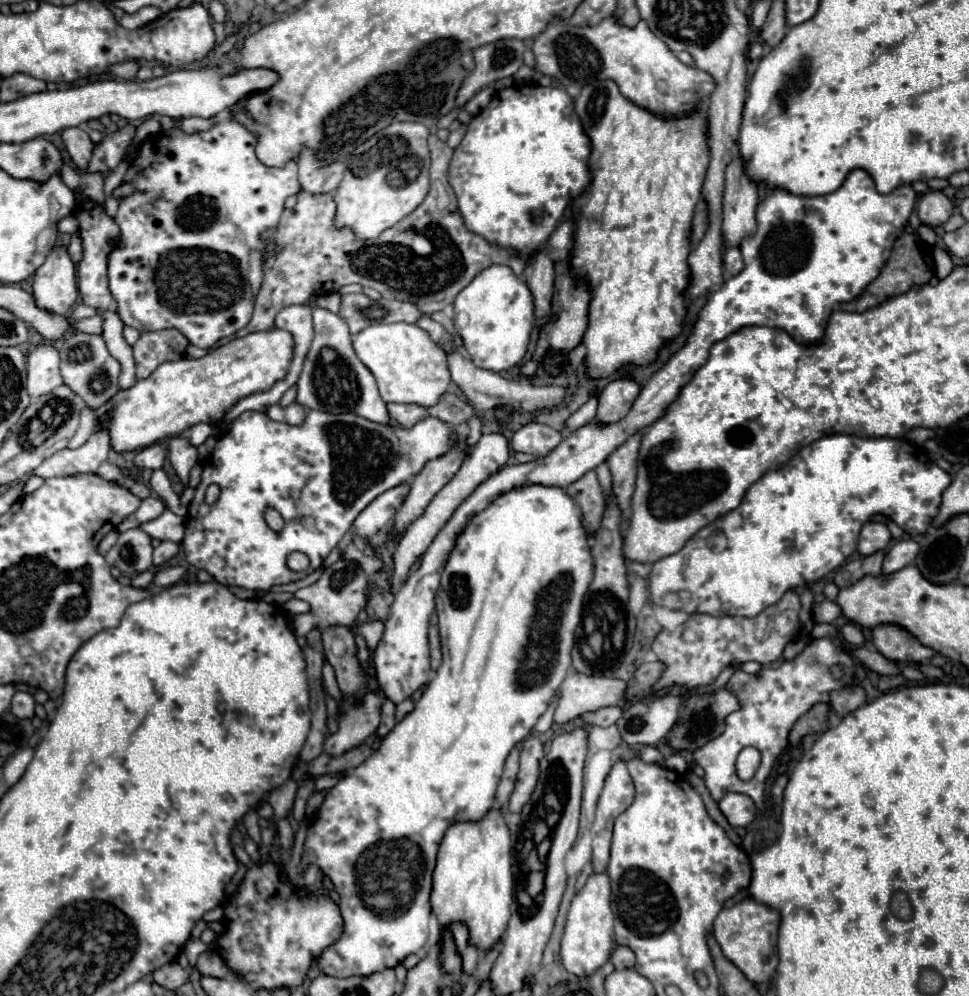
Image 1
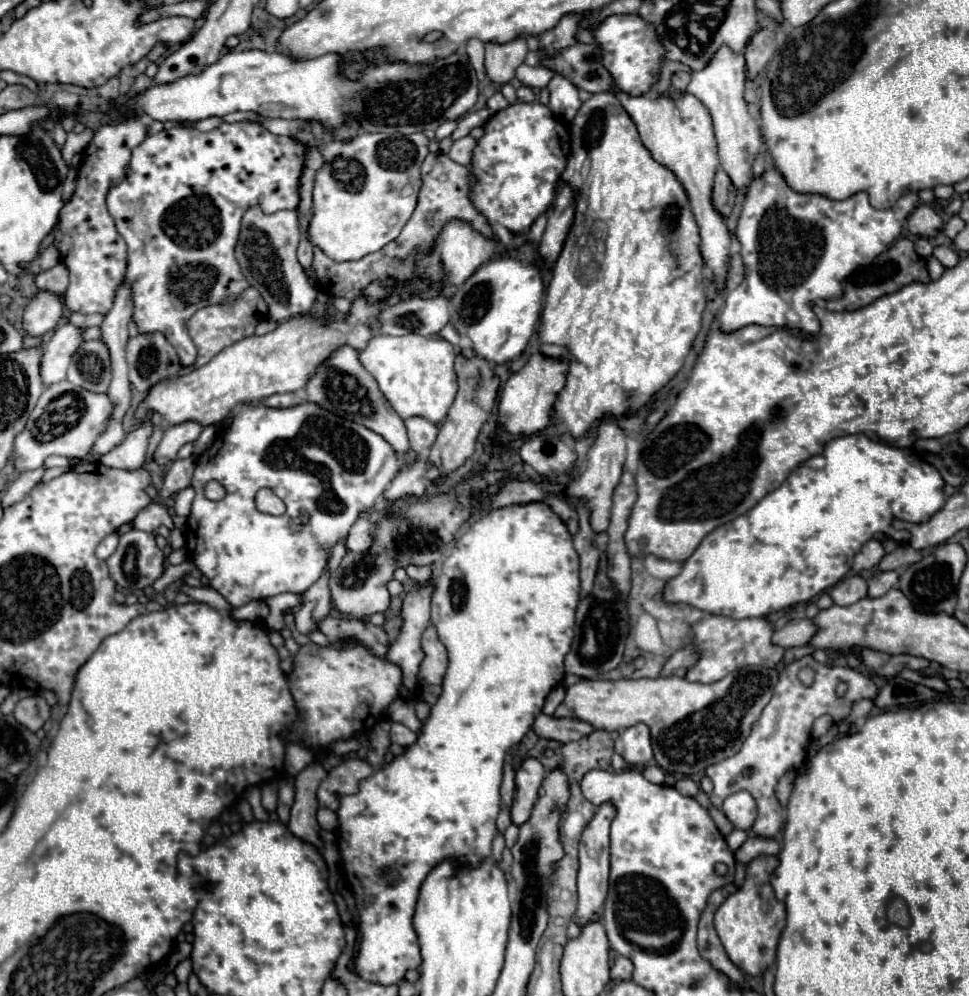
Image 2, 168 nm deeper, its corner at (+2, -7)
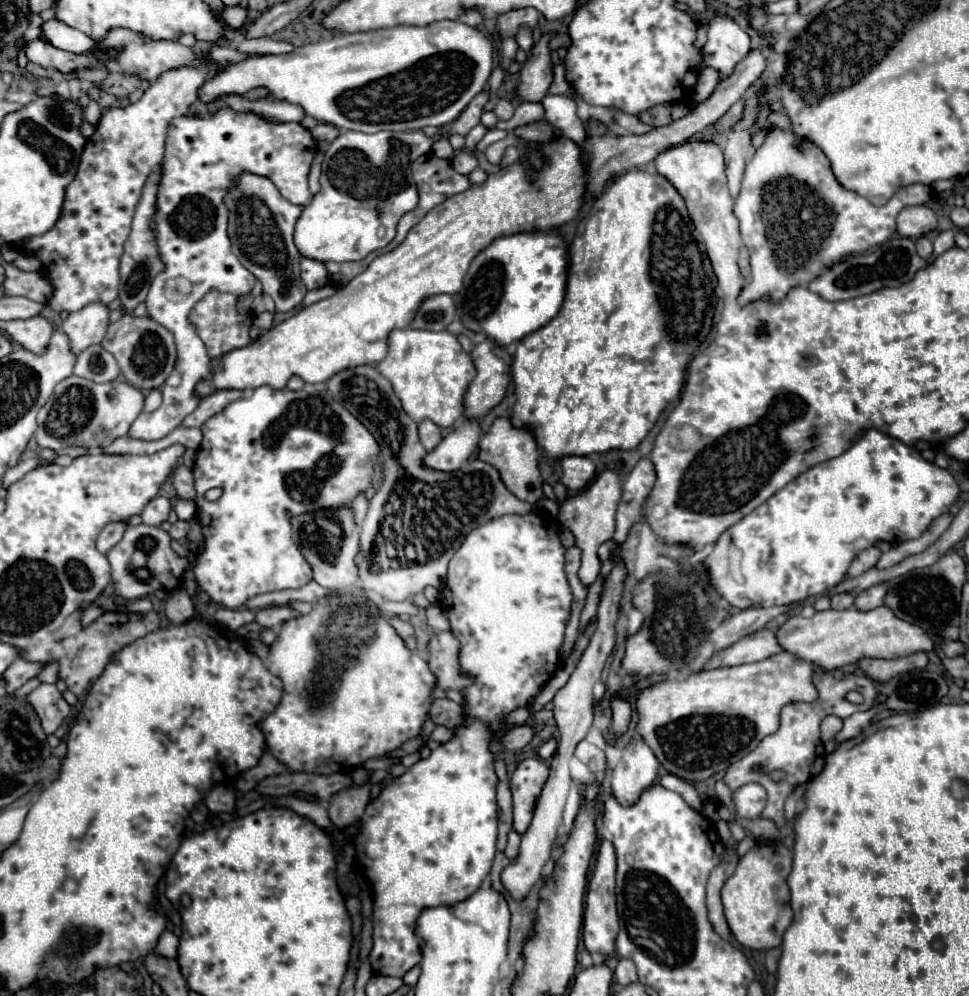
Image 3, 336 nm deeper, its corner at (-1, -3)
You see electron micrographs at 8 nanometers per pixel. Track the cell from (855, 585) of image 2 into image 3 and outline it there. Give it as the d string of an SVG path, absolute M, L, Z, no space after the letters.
M837 593L831 597L831 607L833 609L849 609L849 607L853 607L853 601L855 601L853 593Z

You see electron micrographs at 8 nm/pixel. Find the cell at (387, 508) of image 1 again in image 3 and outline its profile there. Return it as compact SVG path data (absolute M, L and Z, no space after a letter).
M465 419L459 429L449 433L433 451L423 457L423 465L435 471L457 471L475 451L479 443L479 425Z

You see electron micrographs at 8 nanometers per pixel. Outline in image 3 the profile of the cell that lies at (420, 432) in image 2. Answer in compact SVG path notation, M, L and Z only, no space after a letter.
M425 419L425 421L419 423L419 439L421 439L423 447L427 451L431 451L441 441L441 431L439 431L439 427L433 421Z

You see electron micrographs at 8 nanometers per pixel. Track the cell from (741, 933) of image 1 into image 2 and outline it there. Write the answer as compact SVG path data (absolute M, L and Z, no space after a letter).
M760 855L746 865L746 881L740 889L724 899L714 915L714 925L718 929L718 937L728 953L728 957L746 973L760 975L764 969L774 965L776 961L776 945L780 933L786 925L786 905L774 897L772 877L776 867L780 865L776 855Z

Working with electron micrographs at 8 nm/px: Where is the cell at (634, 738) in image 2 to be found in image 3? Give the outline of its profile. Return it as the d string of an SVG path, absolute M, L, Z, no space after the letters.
M633 737L623 749L619 765L611 773L611 789L619 803L631 805L639 799L641 791L647 789L659 771L659 761L651 747L641 739Z

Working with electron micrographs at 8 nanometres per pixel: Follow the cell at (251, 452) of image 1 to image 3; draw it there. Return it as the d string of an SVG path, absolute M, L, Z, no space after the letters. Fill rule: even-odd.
M267 385L257 387L251 397L233 401L225 411L217 413L215 417L211 417L203 427L203 441L199 445L197 451L197 459L195 459L195 467L193 467L193 475L195 475L195 503L197 503L197 523L201 525L203 537L205 537L205 547L201 551L201 555L197 557L197 565L193 567L195 571L195 579L199 583L199 587L203 591L209 593L209 597L219 603L225 605L229 609L239 609L247 603L249 597L255 597L259 593L267 593L267 591L281 591L281 589L299 589L303 585L307 585L313 579L313 569L309 569L309 563L305 561L305 557L297 551L297 544L291 543L291 521L287 519L285 511L291 511L291 515L301 515L305 511L317 511L317 509L341 509L345 505L351 505L355 501L357 495L365 493L369 487L373 487L373 469L375 463L379 459L379 445L373 439L373 435L343 407L339 405L331 395L327 393L307 393L307 391L275 391ZM211 487L221 487L225 493L217 499L217 501L207 501L205 499L205 491Z

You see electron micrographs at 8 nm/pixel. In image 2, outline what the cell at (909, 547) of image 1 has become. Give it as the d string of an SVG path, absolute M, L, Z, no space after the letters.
M894 571L874 573L868 581L870 581L868 597L870 597L870 599L874 599L874 597L882 597L882 595L886 595L890 589L894 589L894 587L898 585L898 573L894 573Z

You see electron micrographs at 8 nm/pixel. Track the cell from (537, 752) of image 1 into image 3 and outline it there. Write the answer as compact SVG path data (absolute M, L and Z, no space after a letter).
M525 759L517 765L511 775L511 791L513 791L513 829L521 835L527 831L535 801L541 793L549 775L547 765L541 759Z

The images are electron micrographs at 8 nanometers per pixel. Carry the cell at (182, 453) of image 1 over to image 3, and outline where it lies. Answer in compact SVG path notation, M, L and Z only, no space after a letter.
M185 465L175 467L175 471L171 475L171 483L173 483L173 487L181 499L195 499L191 467L185 467Z

